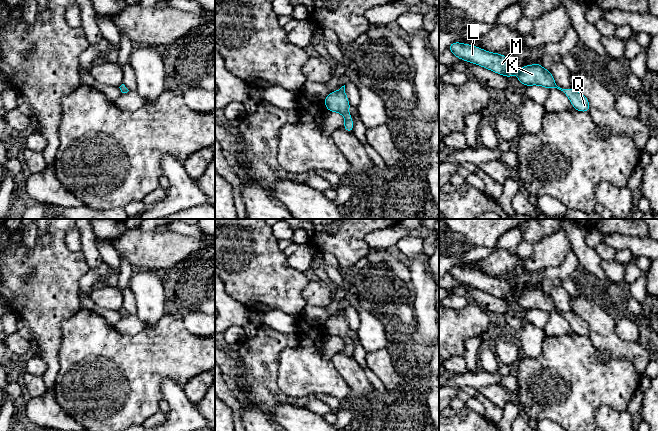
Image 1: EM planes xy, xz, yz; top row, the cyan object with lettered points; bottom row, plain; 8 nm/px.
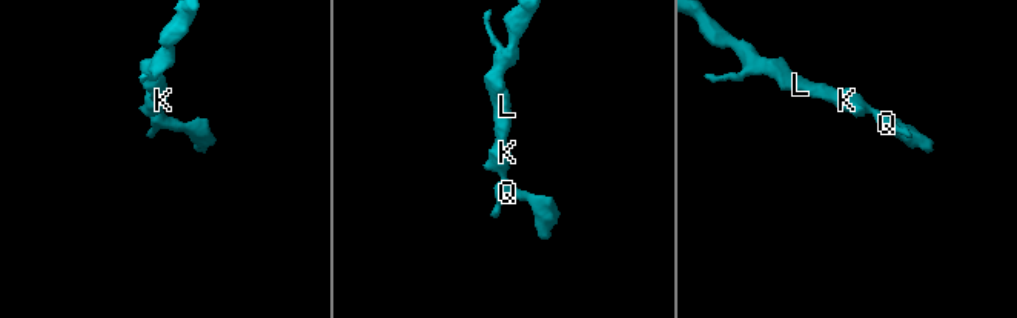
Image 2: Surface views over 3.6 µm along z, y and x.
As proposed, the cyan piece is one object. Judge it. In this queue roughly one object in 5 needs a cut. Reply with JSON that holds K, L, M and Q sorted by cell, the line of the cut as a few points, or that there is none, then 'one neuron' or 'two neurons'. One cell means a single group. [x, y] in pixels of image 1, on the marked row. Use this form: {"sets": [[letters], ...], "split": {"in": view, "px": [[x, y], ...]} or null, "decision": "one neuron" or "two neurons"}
{"sets": [["K", "L", "M", "Q"]], "split": null, "decision": "one neuron"}

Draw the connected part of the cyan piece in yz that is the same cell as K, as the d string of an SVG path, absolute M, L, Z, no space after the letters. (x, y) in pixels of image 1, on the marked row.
M460 42L451 43L448 49L458 59L482 66L505 77L512 77L516 74L521 85L539 85L550 90L557 88L566 94L574 109L581 112L589 112L590 110L590 103L584 95L574 88L562 89L558 87L551 71L546 70L540 63L525 65L516 73L515 64L502 54L488 52L480 47Z

